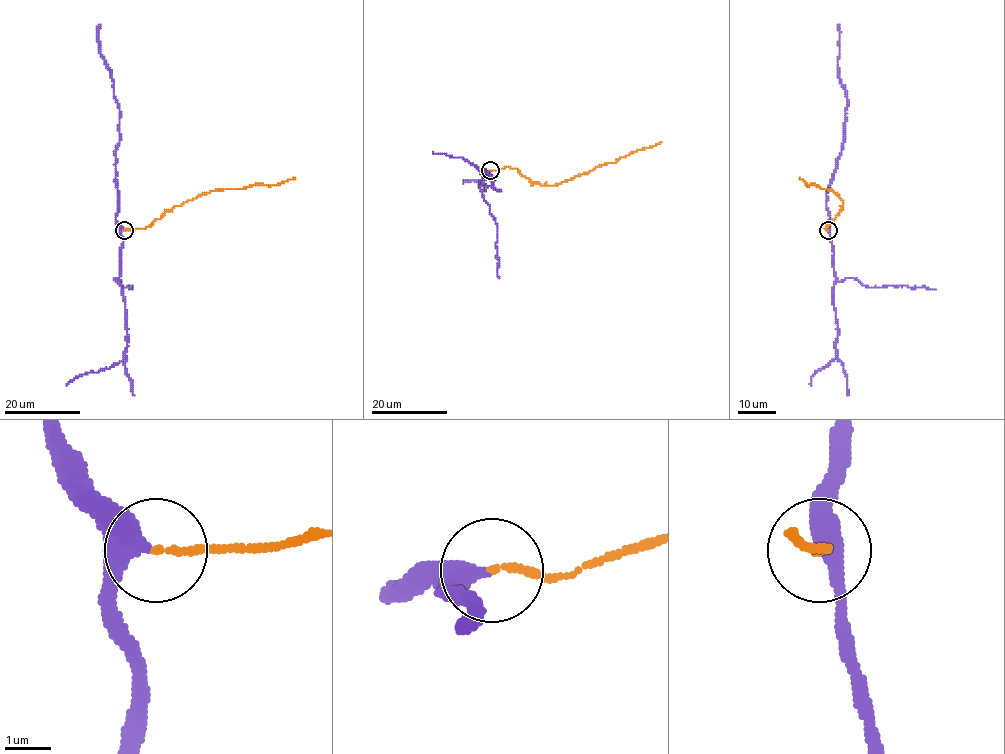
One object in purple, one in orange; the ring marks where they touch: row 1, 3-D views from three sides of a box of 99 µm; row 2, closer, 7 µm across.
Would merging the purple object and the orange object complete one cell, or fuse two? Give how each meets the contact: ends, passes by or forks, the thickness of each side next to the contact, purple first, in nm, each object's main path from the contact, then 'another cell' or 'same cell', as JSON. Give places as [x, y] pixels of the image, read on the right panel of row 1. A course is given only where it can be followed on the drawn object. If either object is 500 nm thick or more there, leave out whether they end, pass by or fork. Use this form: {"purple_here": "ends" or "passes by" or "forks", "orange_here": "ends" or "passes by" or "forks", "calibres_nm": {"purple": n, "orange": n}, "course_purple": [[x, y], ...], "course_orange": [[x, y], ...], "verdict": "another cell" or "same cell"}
{"purple_here": "passes by", "orange_here": "ends", "calibres_nm": {"purple": 360, "orange": 150}, "course_purple": [[828, 230], [826, 191], [843, 142], [847, 102], [838, 66], [837, 24]], "course_orange": [[827, 230], [824, 228], [840, 213], [843, 202], [833, 190], [822, 189], [814, 184], [806, 184], [799, 178]], "verdict": "same cell"}

